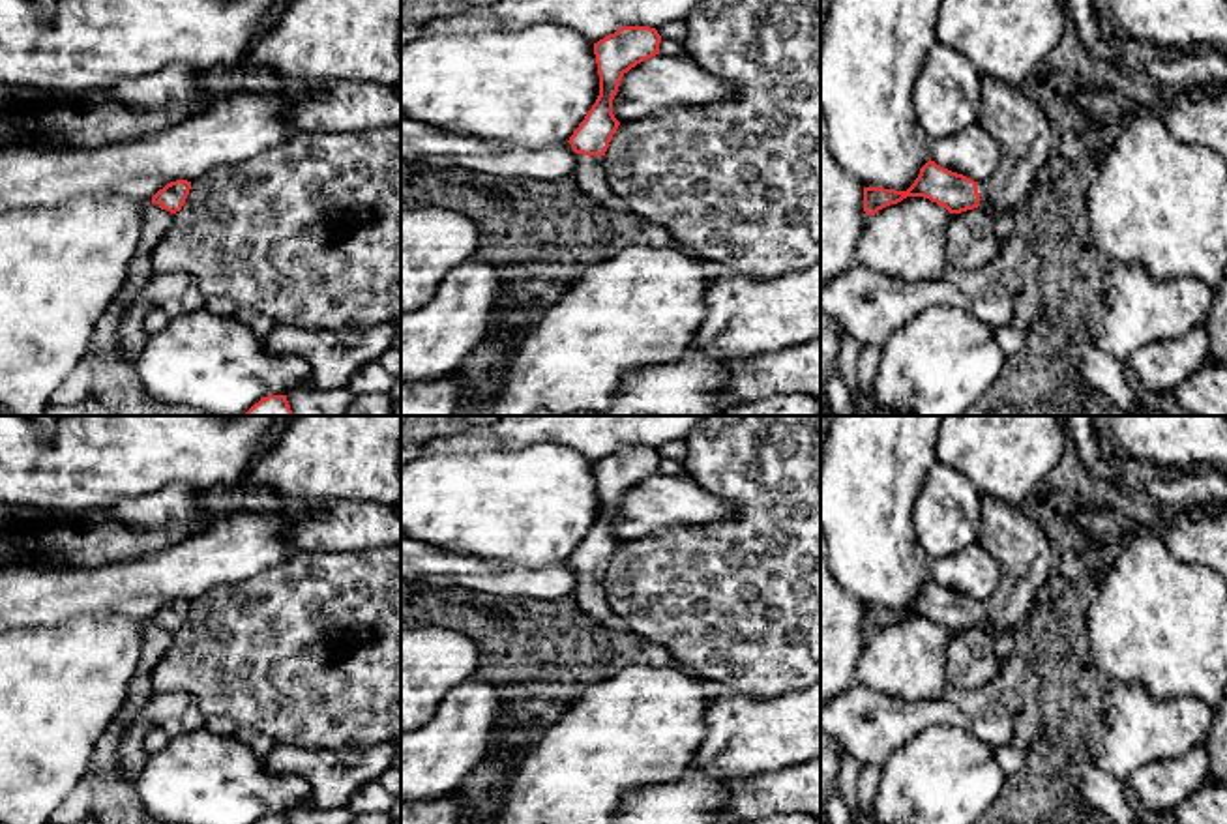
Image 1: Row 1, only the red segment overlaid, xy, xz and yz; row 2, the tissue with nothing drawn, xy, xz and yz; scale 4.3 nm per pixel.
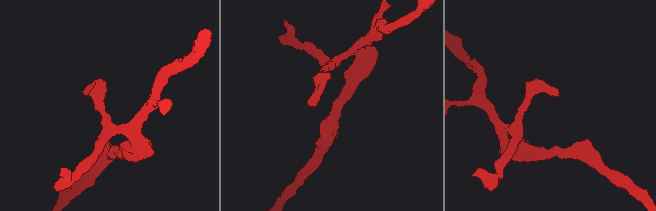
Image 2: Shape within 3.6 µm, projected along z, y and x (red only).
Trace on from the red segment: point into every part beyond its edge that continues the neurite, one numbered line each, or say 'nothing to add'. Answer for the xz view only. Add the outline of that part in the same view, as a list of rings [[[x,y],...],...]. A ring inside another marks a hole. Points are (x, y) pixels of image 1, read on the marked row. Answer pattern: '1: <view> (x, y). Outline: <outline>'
1: xz (589, 173). Outline: [[[577,154],[573,176],[581,191],[598,202],[603,202],[613,195],[603,169],[603,155]]]

